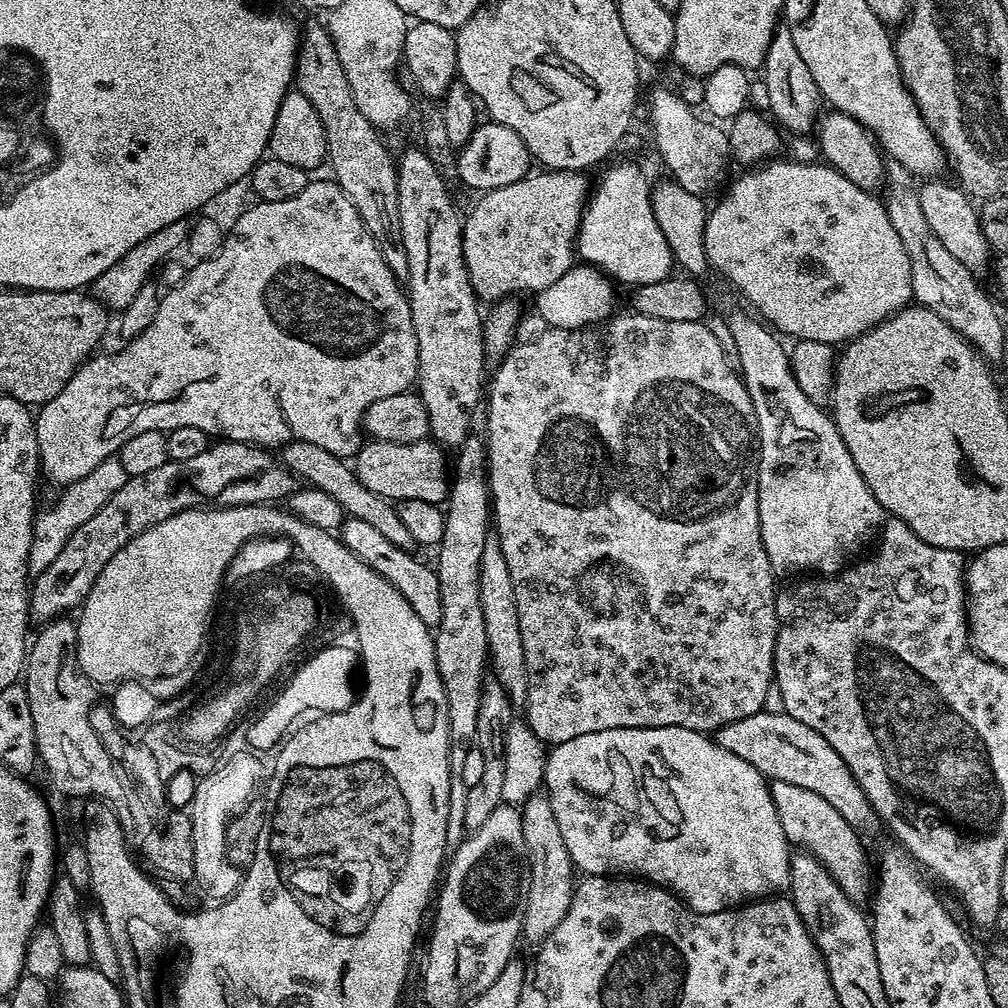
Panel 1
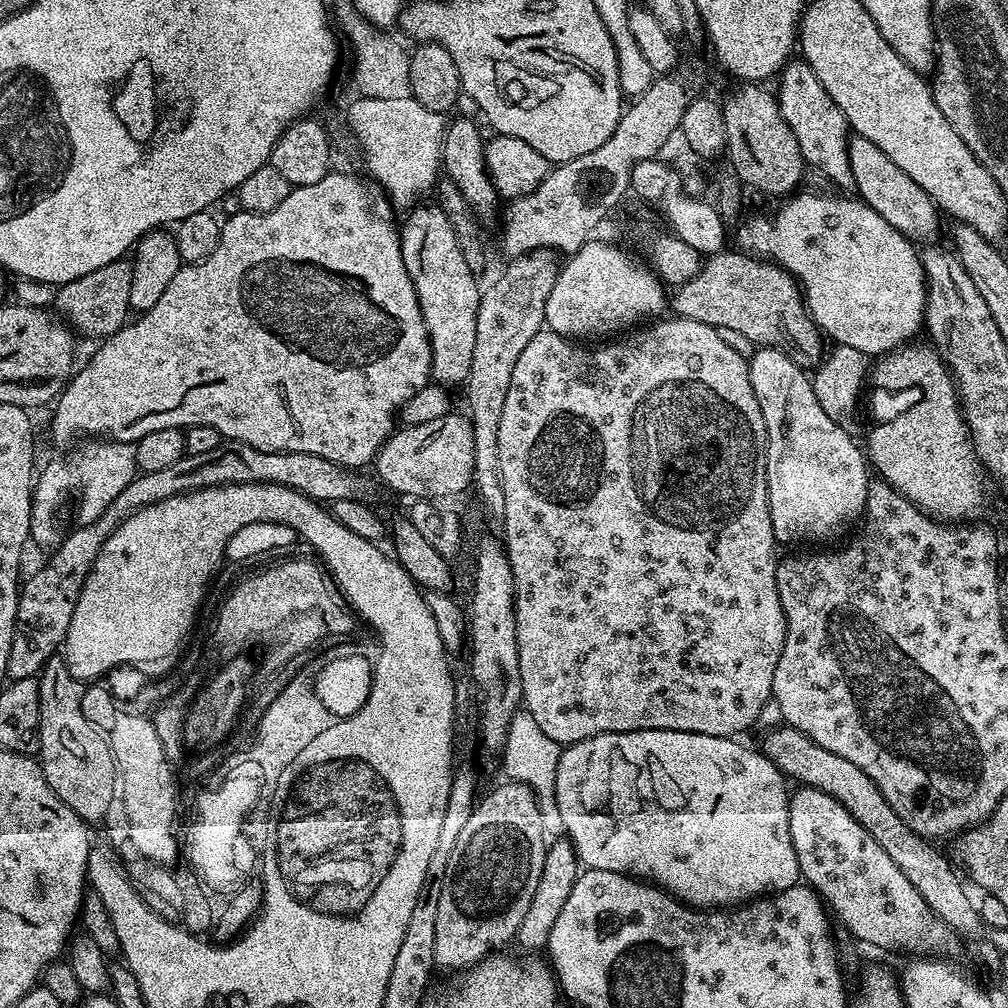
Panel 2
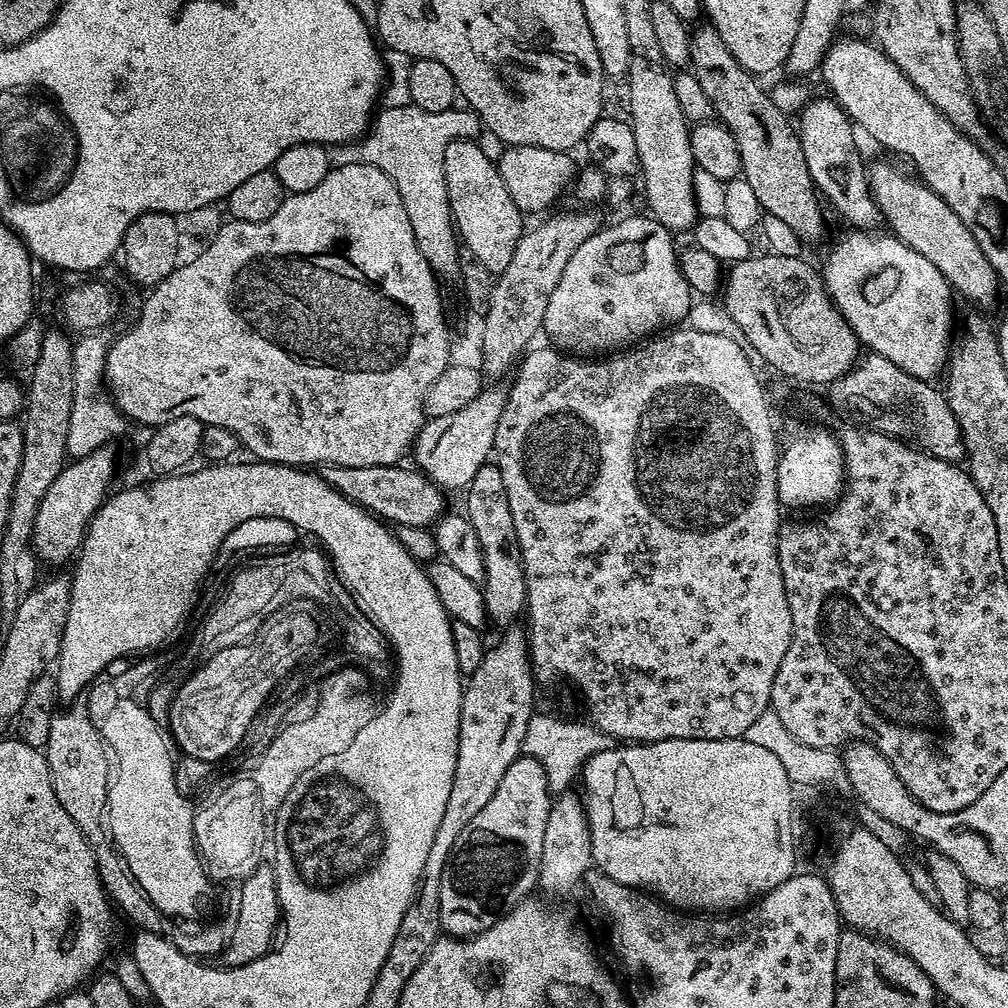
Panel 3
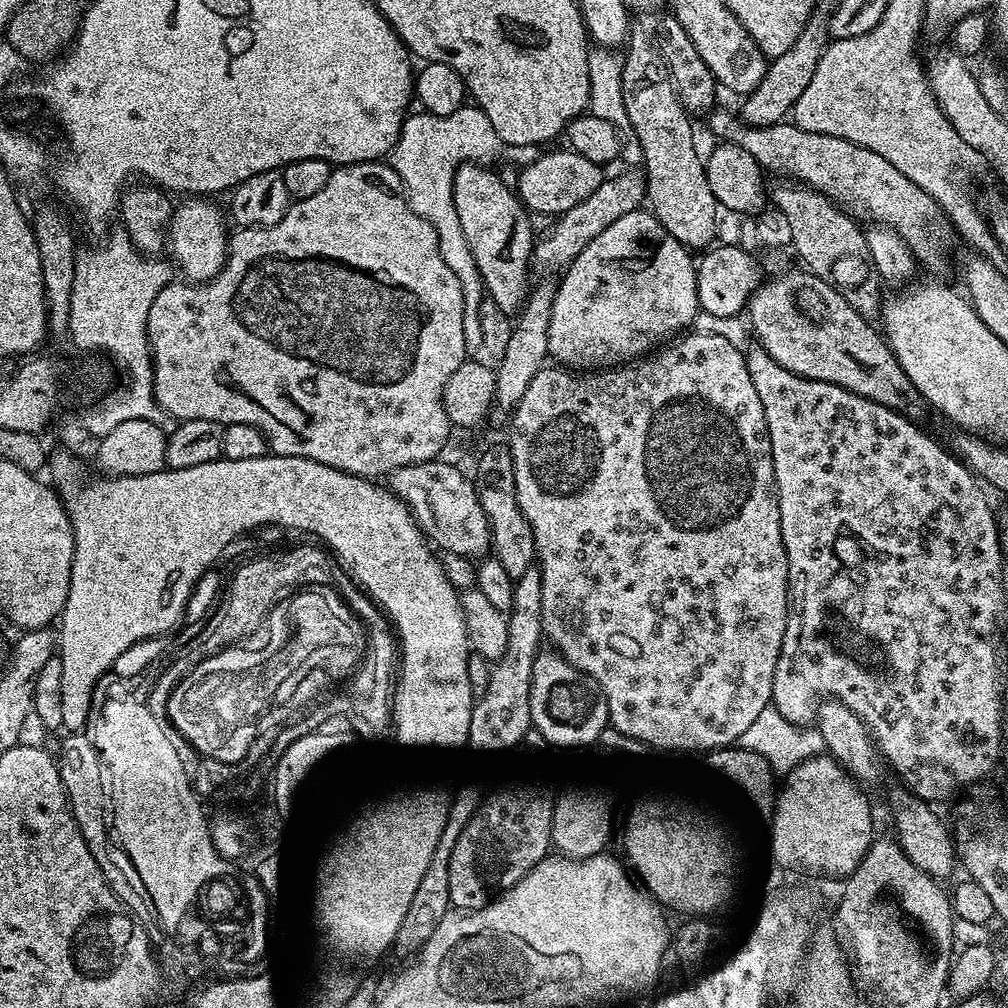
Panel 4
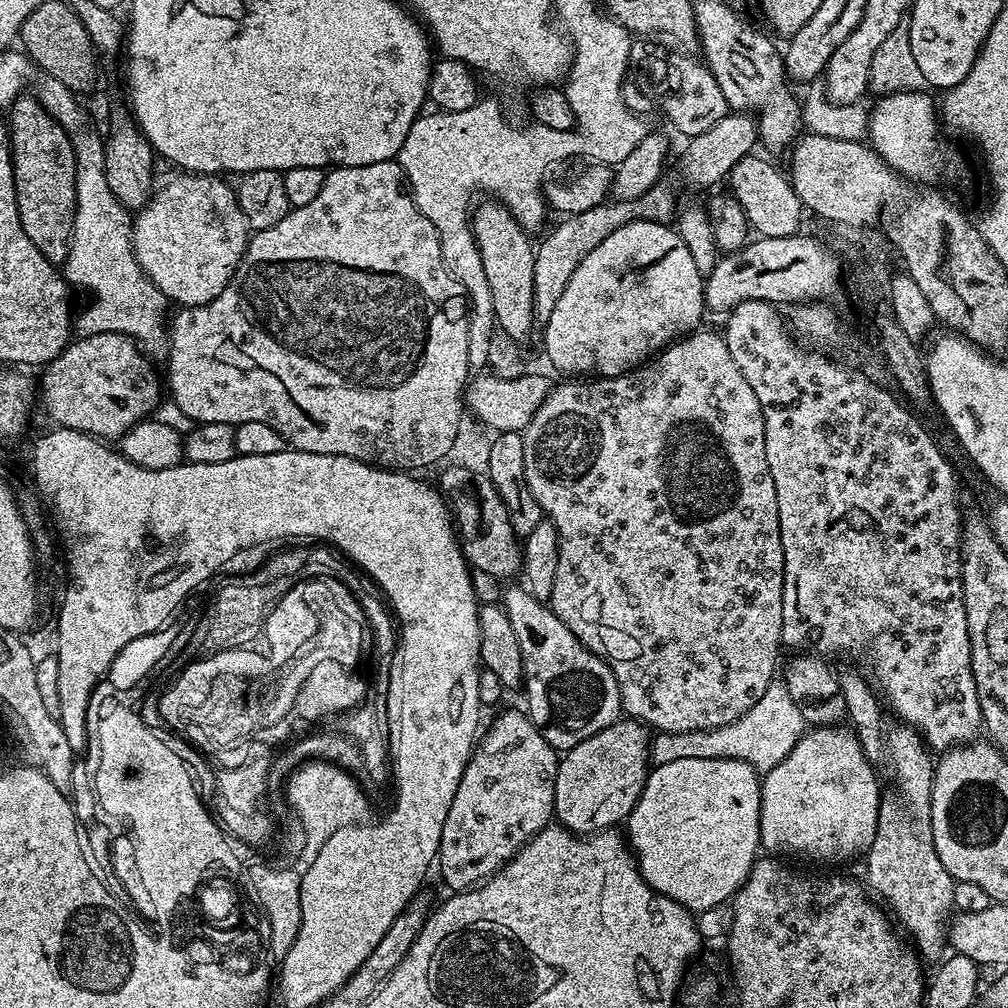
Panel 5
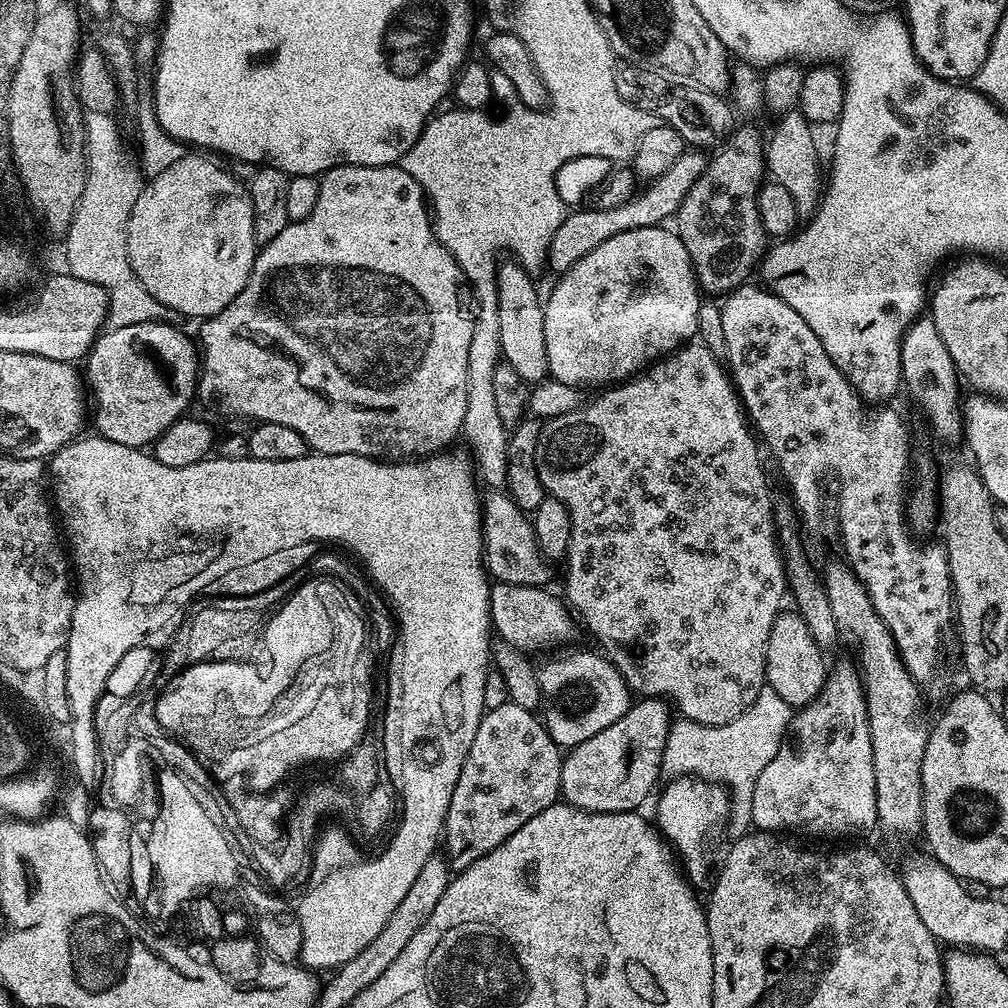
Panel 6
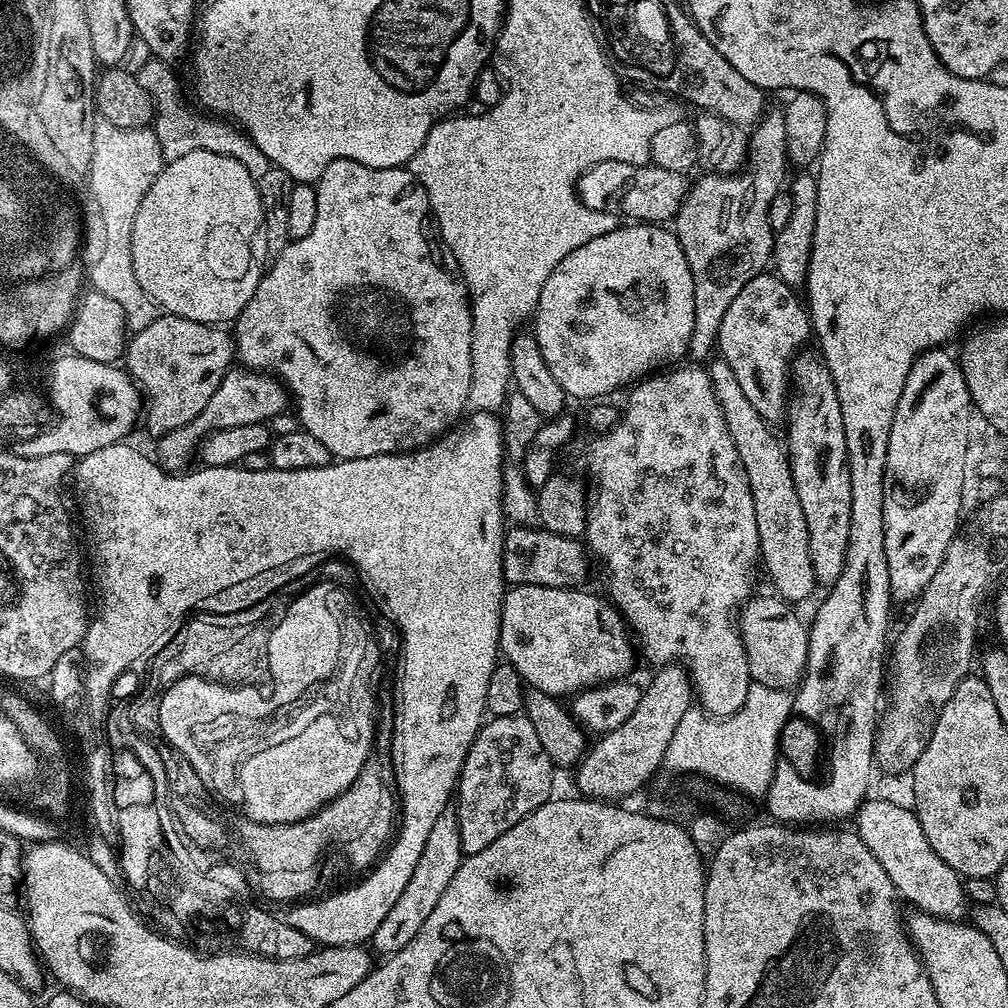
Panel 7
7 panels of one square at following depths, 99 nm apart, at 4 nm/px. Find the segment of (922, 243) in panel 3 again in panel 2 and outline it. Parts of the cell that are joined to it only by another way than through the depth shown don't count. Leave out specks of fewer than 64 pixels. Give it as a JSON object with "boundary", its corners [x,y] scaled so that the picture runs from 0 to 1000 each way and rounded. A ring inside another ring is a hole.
{"boundary":[[[846,134],[841,140],[843,171],[847,173],[847,190],[857,201],[862,202],[887,228],[891,228],[896,234],[900,234],[906,240],[921,238],[933,226],[934,211],[931,209],[929,201],[921,195],[919,188],[903,177],[863,137],[855,137]]]}

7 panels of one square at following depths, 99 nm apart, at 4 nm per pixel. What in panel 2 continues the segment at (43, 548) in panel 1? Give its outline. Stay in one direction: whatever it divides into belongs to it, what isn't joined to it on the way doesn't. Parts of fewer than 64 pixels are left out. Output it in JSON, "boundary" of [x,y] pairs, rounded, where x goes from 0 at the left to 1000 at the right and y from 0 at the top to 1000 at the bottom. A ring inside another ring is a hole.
{"boundary":[[[95,435],[90,438],[84,439],[80,448],[75,448],[67,456],[67,461],[60,460],[57,464],[48,464],[44,469],[41,467],[35,473],[32,482],[32,505],[30,506],[30,536],[31,539],[41,542],[52,542],[57,539],[56,532],[56,511],[60,508],[60,503],[67,496],[67,488],[76,488],[79,491],[79,497],[75,500],[75,517],[76,521],[88,520],[93,518],[129,482],[129,478],[134,476],[137,471],[135,462],[135,446],[130,439],[121,437],[112,437],[110,435]]]}

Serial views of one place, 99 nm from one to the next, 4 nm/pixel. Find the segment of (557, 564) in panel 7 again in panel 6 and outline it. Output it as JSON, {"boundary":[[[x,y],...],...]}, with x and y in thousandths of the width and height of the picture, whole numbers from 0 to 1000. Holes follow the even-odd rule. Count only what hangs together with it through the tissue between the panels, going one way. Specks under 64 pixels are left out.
{"boundary":[[[484,486],[478,492],[476,523],[480,526],[480,562],[489,576],[520,582],[543,580],[548,567],[536,551],[525,509],[519,508],[500,486]]]}

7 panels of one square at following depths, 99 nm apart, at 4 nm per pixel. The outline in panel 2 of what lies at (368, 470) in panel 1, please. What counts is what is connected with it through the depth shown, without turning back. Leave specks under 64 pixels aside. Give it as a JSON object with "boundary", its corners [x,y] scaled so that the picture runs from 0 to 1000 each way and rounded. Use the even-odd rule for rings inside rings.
{"boundary":[[[445,411],[440,413],[436,417],[431,419],[419,419],[418,421],[410,421],[408,423],[402,424],[400,427],[402,429],[397,429],[398,427],[390,428],[389,432],[385,434],[385,438],[379,441],[377,448],[373,451],[371,457],[371,465],[377,471],[377,476],[385,484],[390,484],[393,488],[398,488],[399,491],[405,492],[404,494],[424,494],[426,496],[432,496],[434,498],[439,497],[441,494],[439,492],[452,492],[455,488],[465,487],[466,481],[469,479],[468,471],[470,470],[470,427],[468,426],[468,418],[463,412],[457,411],[457,413],[452,413],[453,411]]]}

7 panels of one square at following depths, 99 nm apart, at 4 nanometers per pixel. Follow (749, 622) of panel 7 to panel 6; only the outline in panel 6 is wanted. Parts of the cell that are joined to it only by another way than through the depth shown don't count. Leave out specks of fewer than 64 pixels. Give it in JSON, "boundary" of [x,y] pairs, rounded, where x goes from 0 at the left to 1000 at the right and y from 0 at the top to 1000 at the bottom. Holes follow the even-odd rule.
{"boundary":[[[786,605],[775,606],[764,625],[760,641],[758,673],[761,682],[766,683],[768,688],[772,688],[772,692],[776,692],[776,696],[783,698],[787,704],[793,704],[808,694],[815,685],[823,666],[817,656],[819,651],[813,647],[797,613]]]}

